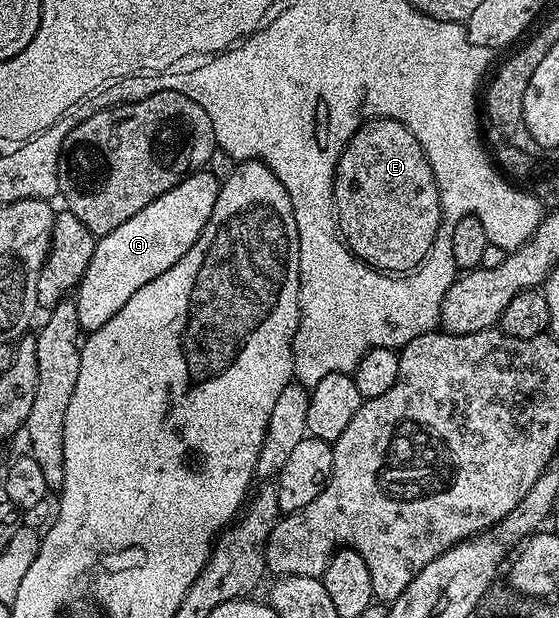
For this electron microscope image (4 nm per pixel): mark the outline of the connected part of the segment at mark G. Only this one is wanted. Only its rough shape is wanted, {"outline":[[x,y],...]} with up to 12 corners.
{"outline":[[189,173],[97,238],[76,290],[95,333],[180,263],[220,181]]}

